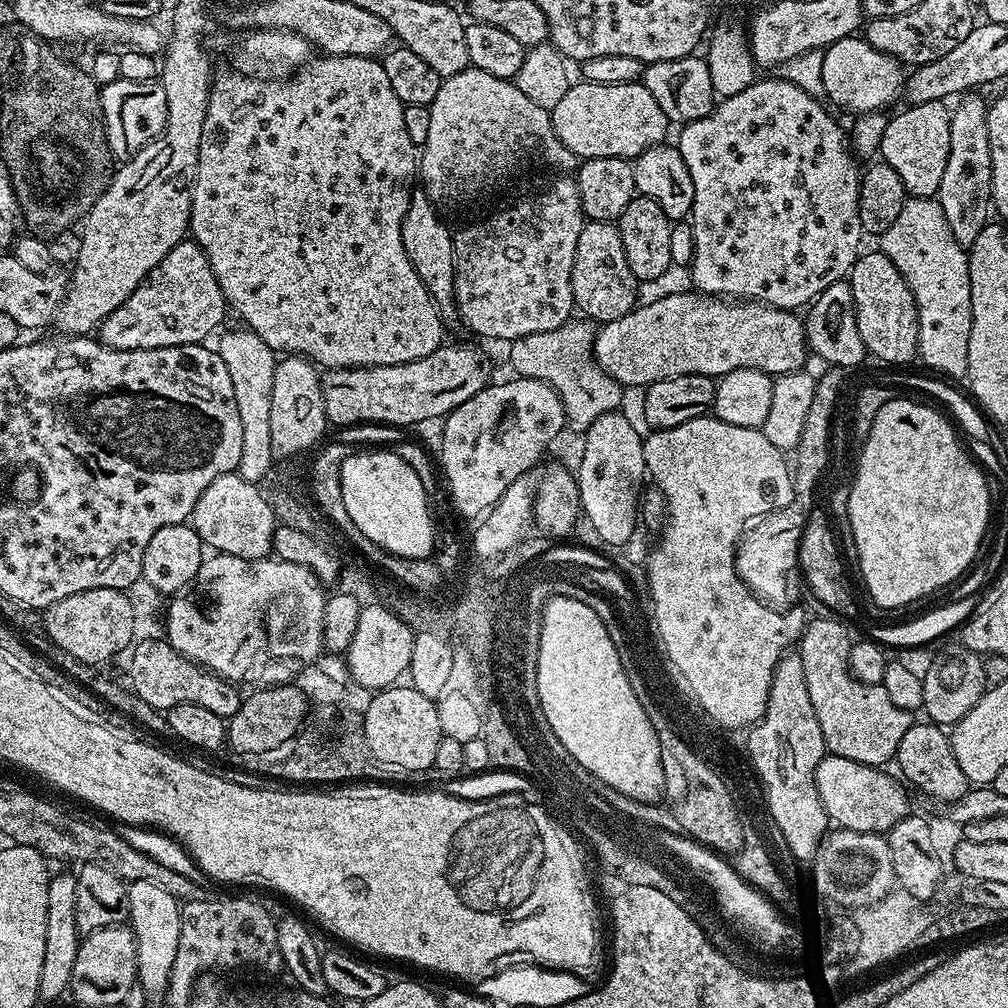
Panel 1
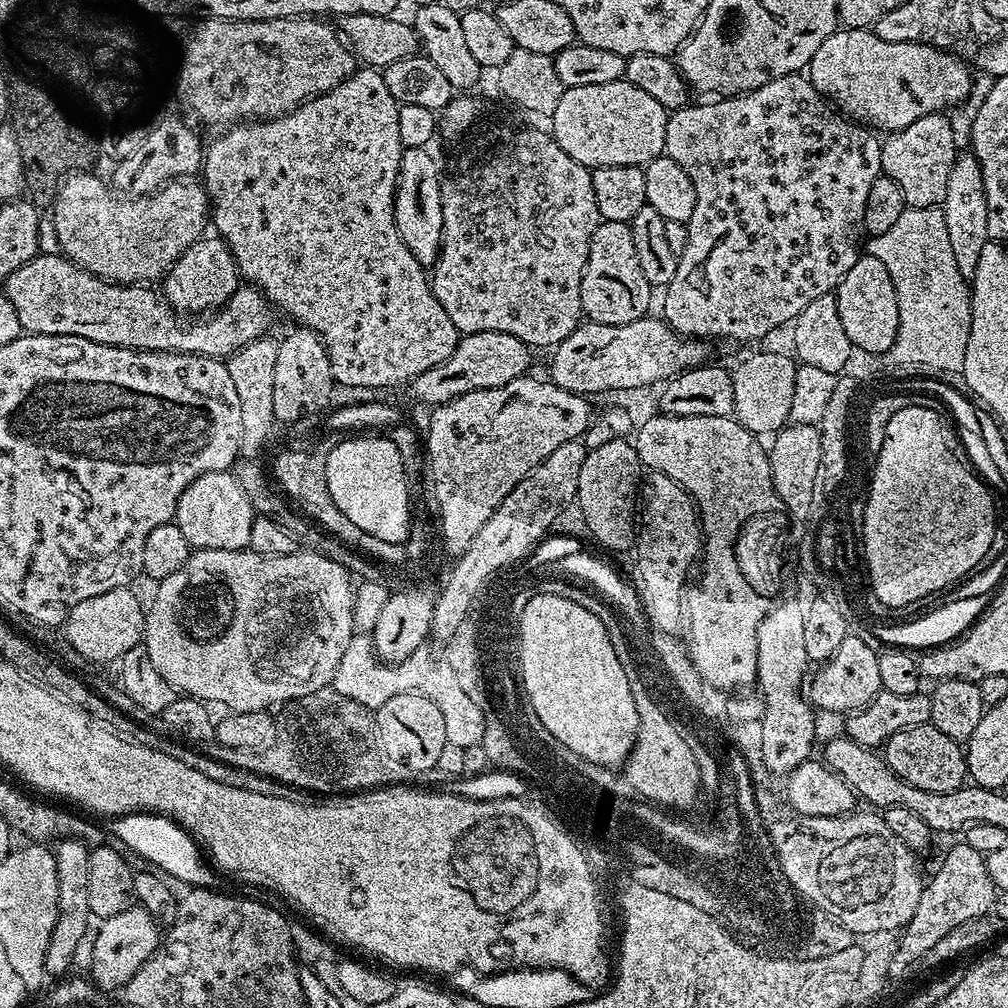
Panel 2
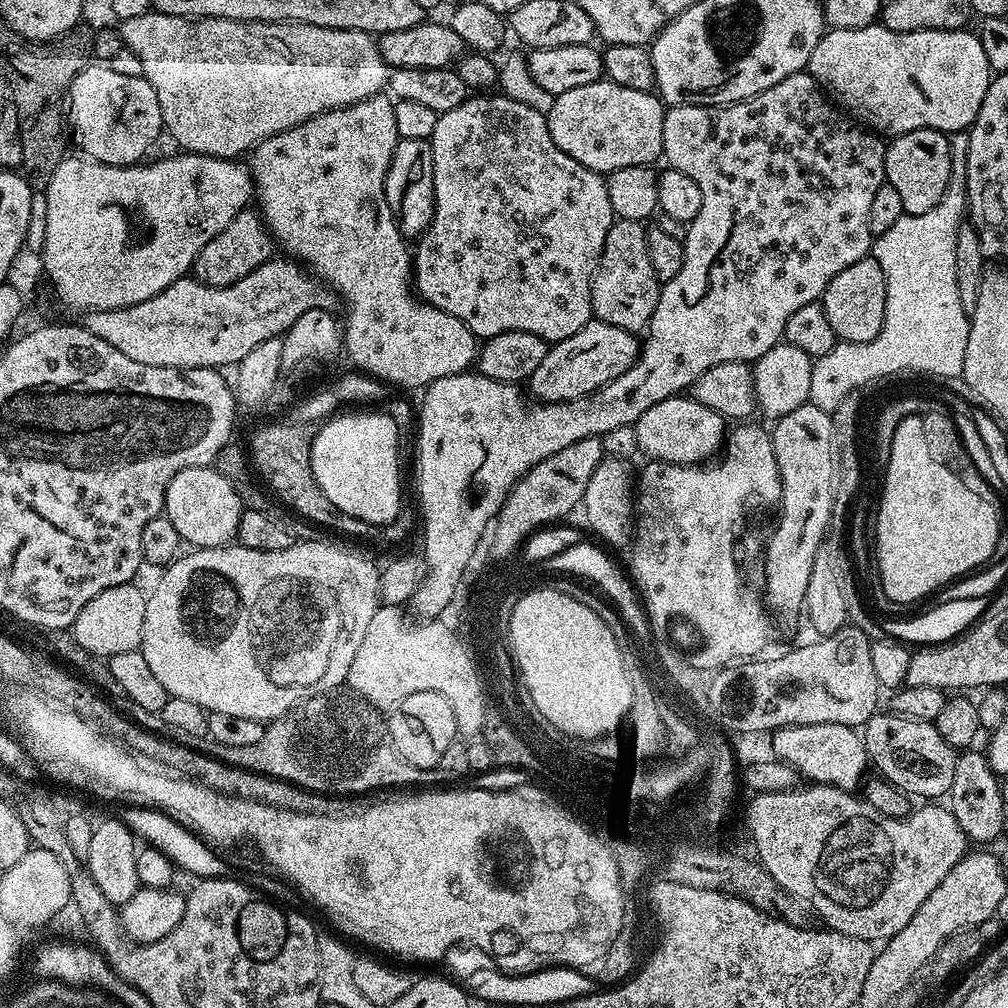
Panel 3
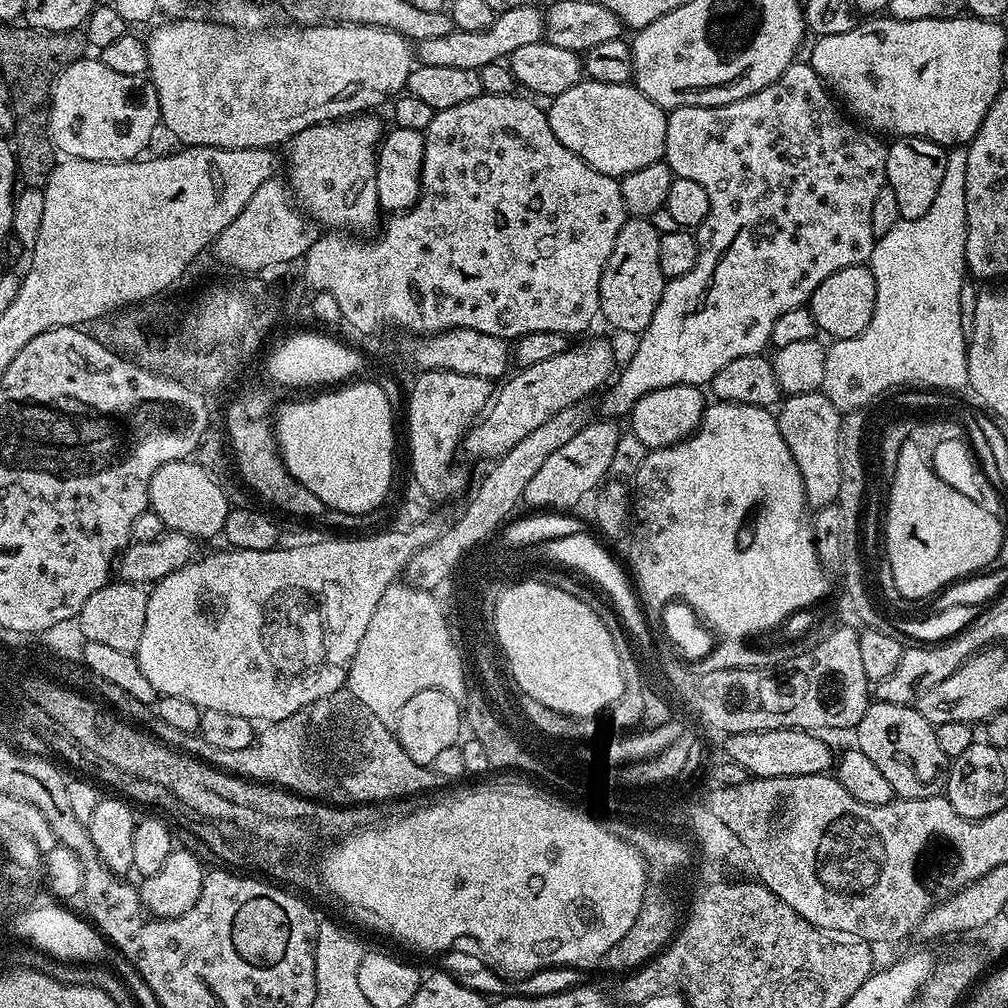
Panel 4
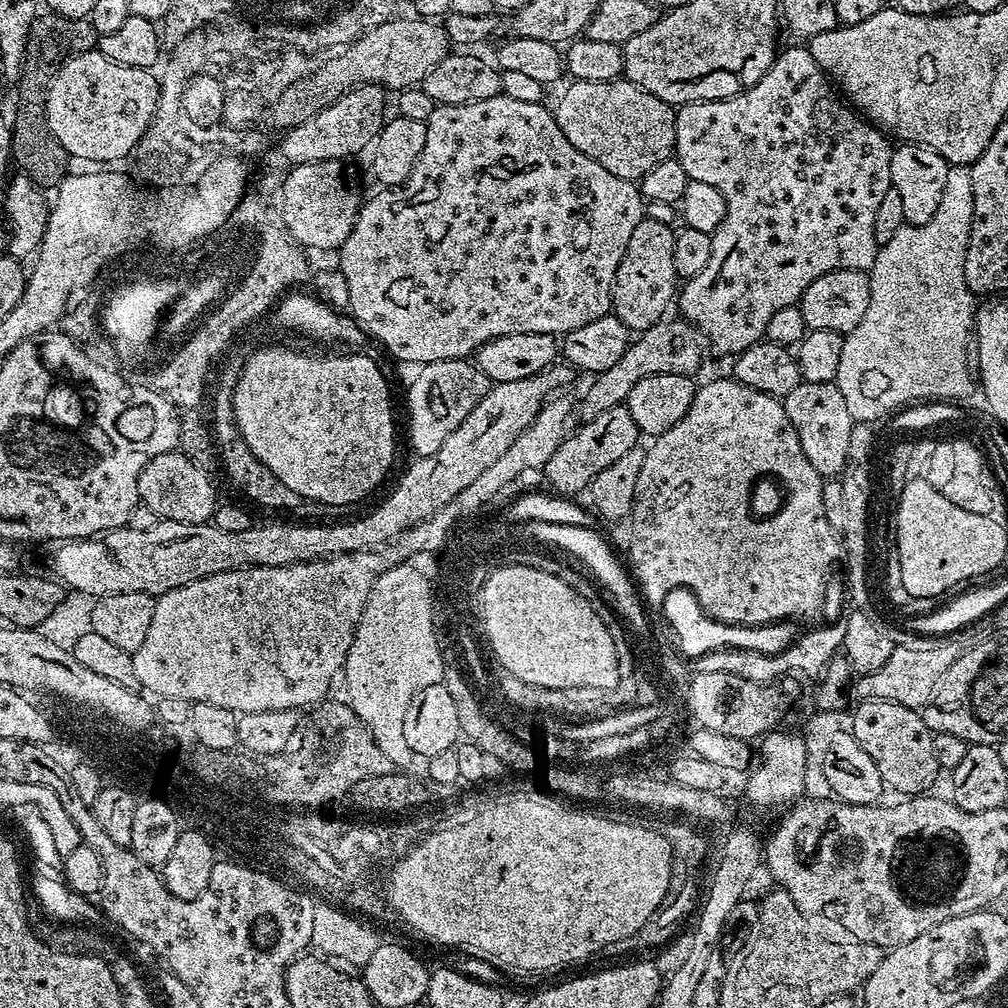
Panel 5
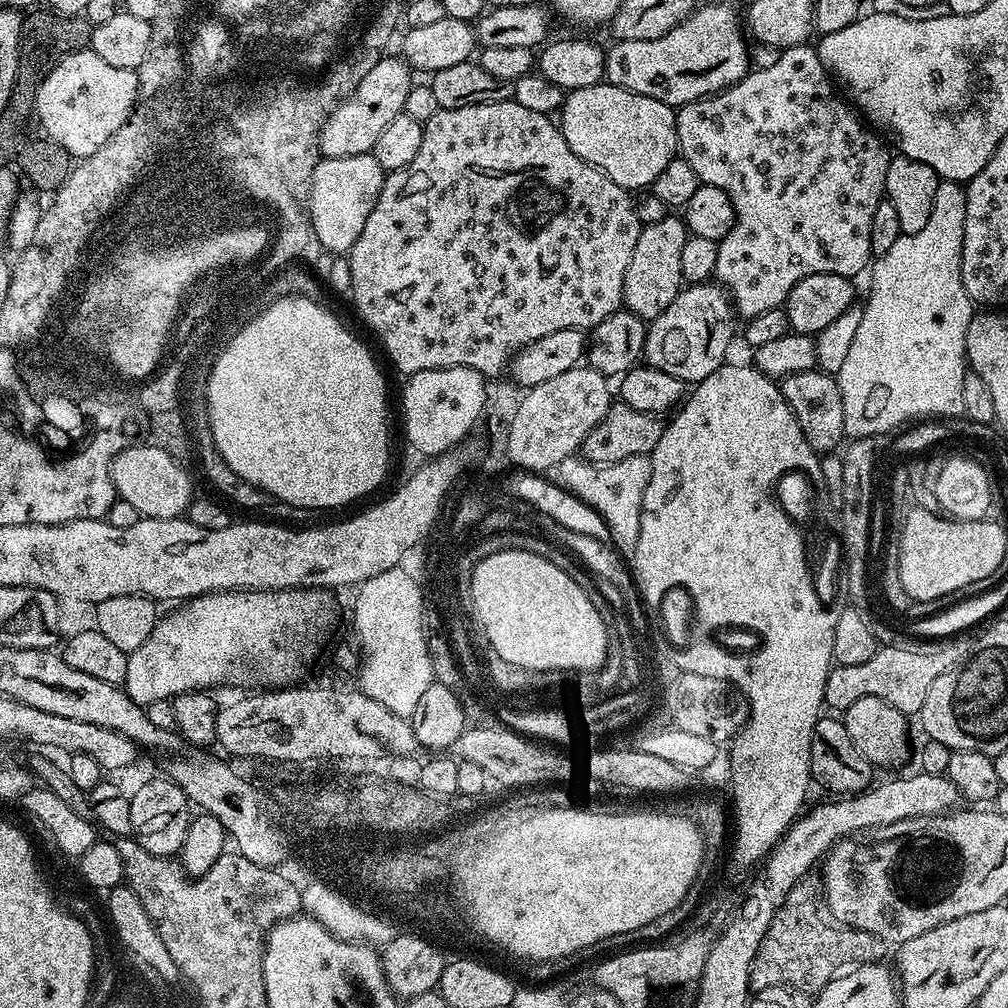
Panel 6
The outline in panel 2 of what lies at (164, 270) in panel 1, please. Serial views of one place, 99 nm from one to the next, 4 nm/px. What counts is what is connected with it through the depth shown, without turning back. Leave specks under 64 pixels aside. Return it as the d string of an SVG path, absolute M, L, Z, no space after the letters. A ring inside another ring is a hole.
M215 234L195 240L172 263L162 277L162 296L168 305L180 314L211 314L221 308L241 287L242 277L236 271L236 263L228 243ZM196 312L196 313L188 313Z

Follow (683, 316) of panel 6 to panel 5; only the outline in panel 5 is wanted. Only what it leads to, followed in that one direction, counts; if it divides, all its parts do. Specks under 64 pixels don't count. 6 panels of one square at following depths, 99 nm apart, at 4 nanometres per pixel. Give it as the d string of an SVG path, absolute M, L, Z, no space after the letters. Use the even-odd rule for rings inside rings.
M665 318L659 320L654 326L650 326L639 338L633 339L628 345L626 354L610 366L610 370L595 373L592 385L584 392L584 401L578 404L578 416L581 421L593 420L598 418L598 414L606 414L606 410L614 410L621 407L627 401L630 390L634 390L634 385L642 382L642 378L653 376L654 374L682 374L683 376L692 376L700 368L700 344L697 333L693 325L685 322L683 319Z

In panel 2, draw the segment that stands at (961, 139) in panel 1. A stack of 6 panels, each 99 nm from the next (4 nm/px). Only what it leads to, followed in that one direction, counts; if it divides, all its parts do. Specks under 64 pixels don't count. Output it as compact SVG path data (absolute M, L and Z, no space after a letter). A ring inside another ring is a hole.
M971 152L961 153L955 165L951 167L949 181L946 184L946 198L941 208L958 272L970 280L977 269L982 247L989 243L985 183L982 179L981 164Z

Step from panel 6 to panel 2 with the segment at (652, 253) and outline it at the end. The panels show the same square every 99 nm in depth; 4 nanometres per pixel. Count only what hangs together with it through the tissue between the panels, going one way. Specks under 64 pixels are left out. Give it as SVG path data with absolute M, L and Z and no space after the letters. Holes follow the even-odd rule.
M601 220L594 238L590 238L590 254L586 258L586 270L582 274L582 310L591 323L606 326L622 326L626 322L640 320L649 315L654 285L642 274L638 266L638 250L634 248L634 234L629 222L610 222Z

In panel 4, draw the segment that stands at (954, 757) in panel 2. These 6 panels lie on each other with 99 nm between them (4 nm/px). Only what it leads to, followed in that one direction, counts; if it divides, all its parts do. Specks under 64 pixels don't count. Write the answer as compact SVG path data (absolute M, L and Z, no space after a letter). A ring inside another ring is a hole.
M885 700L869 703L854 729L856 746L882 770L893 793L901 800L921 800L941 795L949 773L950 757L938 747L935 727L922 718L915 706L891 704Z

